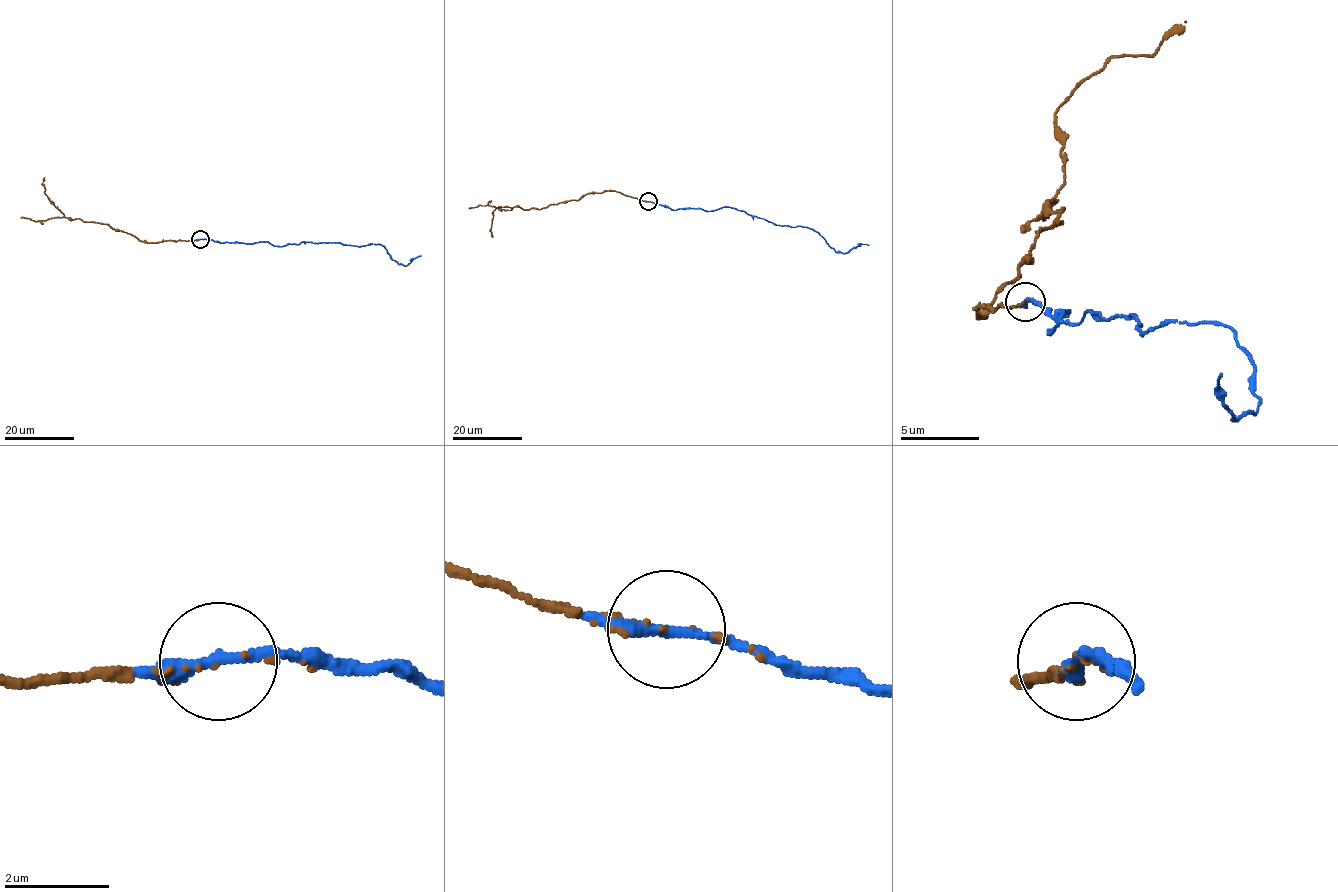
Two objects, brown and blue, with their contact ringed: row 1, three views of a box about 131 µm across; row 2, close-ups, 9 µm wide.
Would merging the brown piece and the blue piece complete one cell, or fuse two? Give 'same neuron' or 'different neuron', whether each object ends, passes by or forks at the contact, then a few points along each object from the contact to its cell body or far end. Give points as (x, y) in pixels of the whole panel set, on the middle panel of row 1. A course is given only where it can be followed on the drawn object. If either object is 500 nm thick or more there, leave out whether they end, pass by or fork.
same neuron; brown passes by; blue passes by; brown runs (648, 201), (615, 191), (587, 193), (578, 200), (540, 209), (497, 208), (493, 212), (490, 229), (493, 237); blue runs (648, 201), (675, 210), (713, 211), (731, 207), (778, 225), (808, 227), (836, 252), (869, 245)

